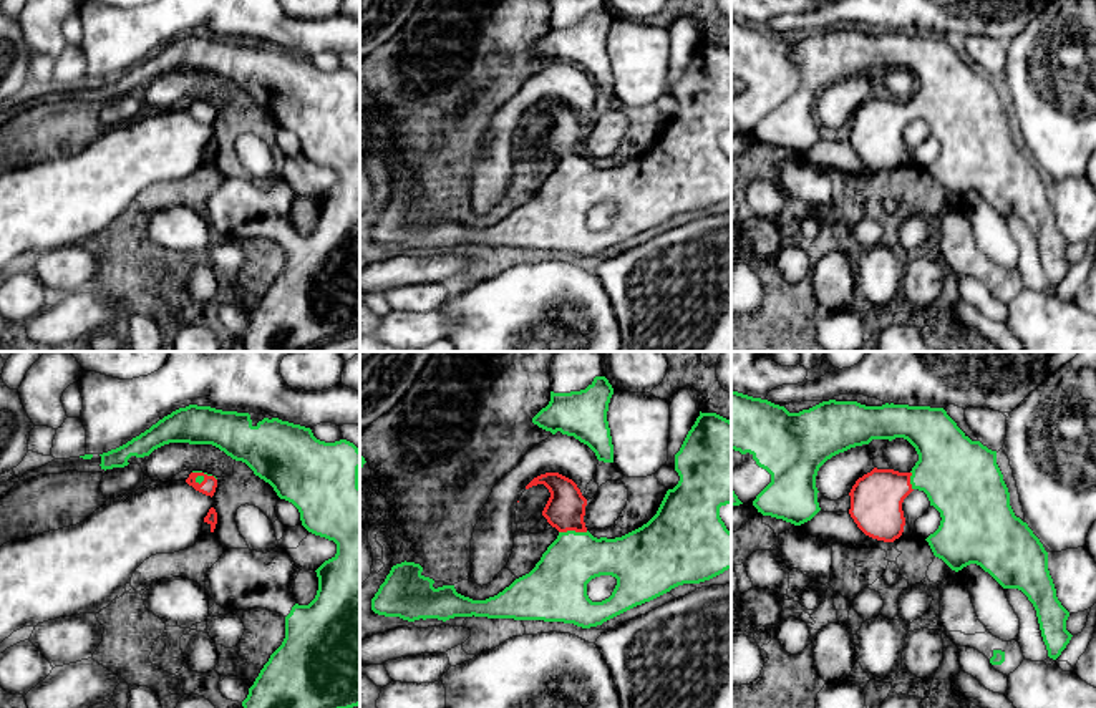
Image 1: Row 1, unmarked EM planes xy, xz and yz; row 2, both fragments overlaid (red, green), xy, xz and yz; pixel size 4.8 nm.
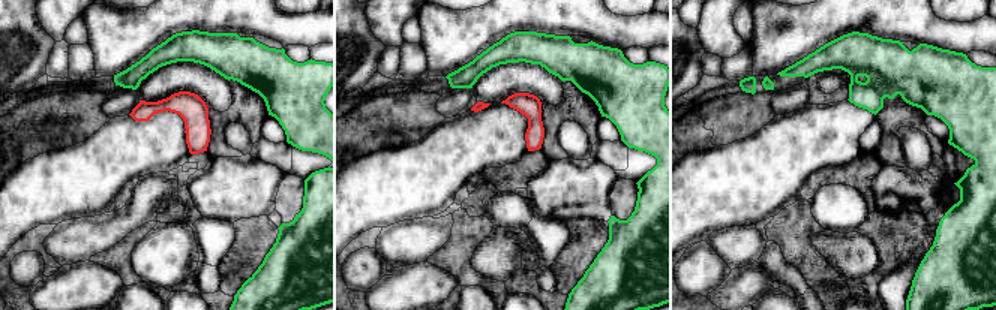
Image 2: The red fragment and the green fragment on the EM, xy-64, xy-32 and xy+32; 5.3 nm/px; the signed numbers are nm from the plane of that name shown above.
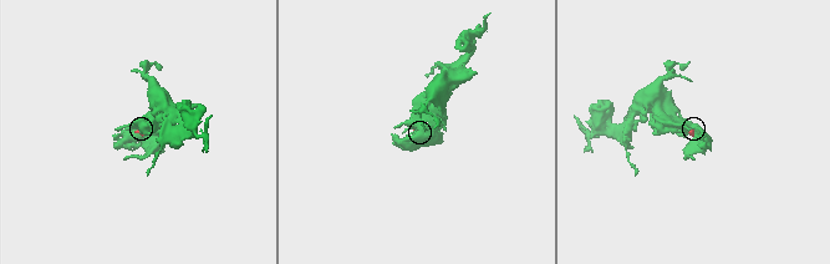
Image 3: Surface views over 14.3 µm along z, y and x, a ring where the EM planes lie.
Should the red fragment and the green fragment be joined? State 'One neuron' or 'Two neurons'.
One neuron

